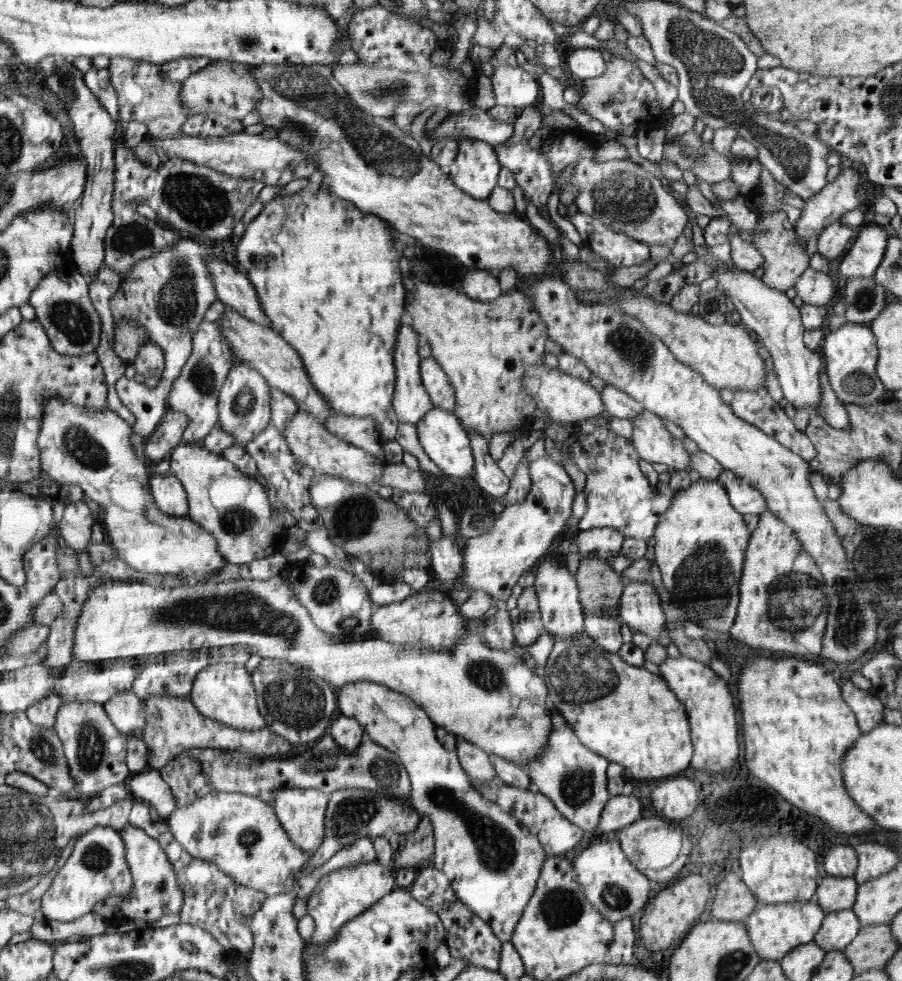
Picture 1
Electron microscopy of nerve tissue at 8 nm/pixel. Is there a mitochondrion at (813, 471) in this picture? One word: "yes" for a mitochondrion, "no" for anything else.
no

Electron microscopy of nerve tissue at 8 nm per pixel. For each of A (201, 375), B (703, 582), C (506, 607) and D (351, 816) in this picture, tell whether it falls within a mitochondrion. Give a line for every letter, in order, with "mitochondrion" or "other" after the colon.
A: mitochondrion
B: mitochondrion
C: other
D: mitochondrion

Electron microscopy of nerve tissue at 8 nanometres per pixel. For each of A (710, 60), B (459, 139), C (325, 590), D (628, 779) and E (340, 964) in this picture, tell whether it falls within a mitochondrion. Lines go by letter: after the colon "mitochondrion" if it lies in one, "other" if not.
A: mitochondrion
B: other
C: mitochondrion
D: other
E: mitochondrion

